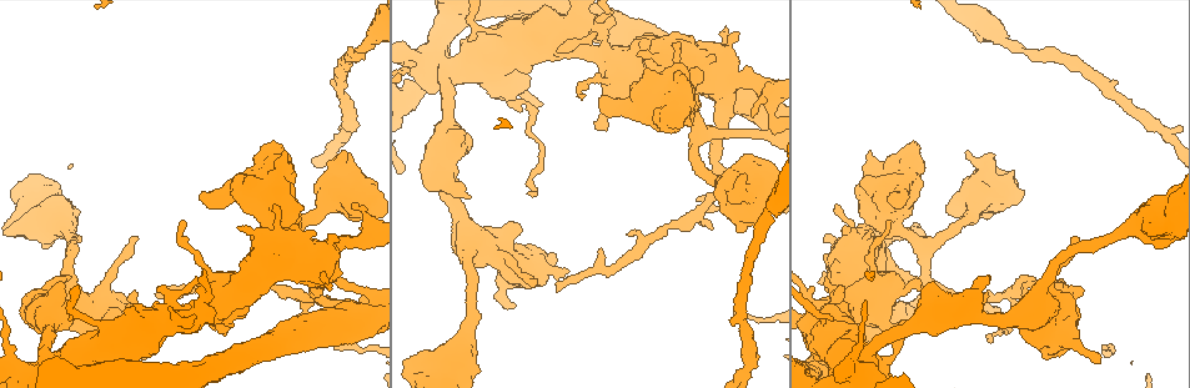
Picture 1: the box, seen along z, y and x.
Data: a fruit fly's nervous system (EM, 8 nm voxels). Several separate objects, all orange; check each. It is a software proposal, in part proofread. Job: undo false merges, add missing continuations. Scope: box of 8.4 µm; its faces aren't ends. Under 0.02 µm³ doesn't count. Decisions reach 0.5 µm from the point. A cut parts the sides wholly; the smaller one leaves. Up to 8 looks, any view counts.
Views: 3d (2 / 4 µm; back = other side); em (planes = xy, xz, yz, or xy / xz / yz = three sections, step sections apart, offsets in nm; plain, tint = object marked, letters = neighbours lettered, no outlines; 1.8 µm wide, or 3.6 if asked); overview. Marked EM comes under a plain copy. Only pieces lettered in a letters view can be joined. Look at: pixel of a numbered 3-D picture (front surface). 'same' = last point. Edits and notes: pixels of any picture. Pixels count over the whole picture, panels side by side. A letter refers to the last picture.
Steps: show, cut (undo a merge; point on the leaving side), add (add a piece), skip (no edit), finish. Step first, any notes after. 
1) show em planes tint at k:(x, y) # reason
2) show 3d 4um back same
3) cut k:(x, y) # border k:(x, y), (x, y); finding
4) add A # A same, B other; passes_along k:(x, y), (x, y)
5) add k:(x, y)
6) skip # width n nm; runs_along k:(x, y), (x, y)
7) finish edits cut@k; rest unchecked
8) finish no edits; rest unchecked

show 3d 2um back at 1:(359, 289) # sharp bend

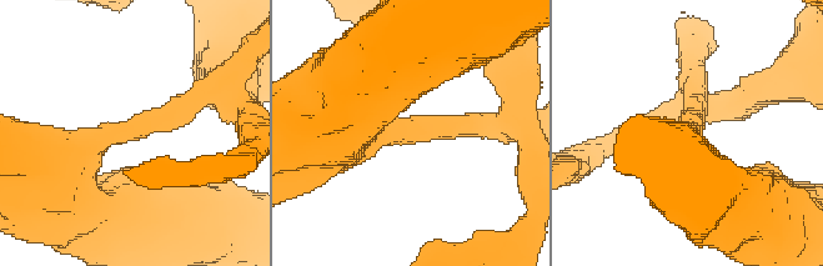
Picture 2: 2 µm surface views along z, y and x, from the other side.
show em yz step 8 tint at 2:(405, 122) # shape alone is not enough

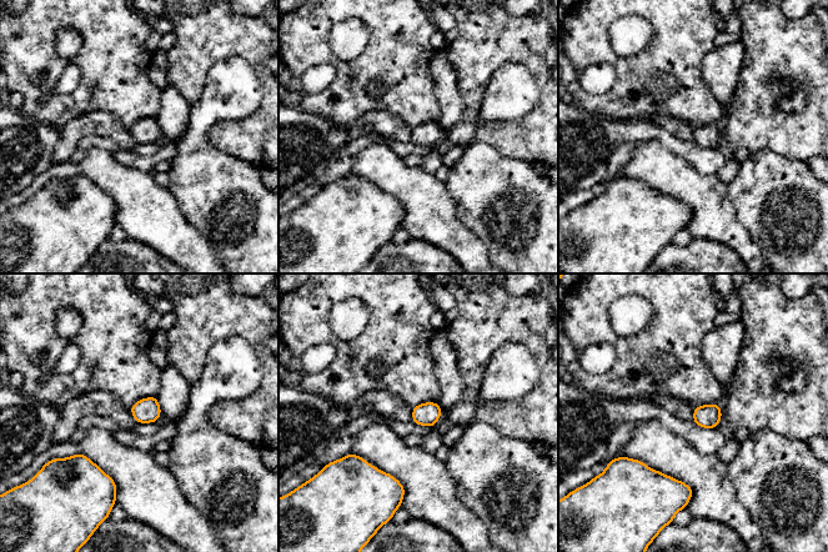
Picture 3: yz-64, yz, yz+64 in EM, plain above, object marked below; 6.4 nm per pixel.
show em planes letters same # another direction

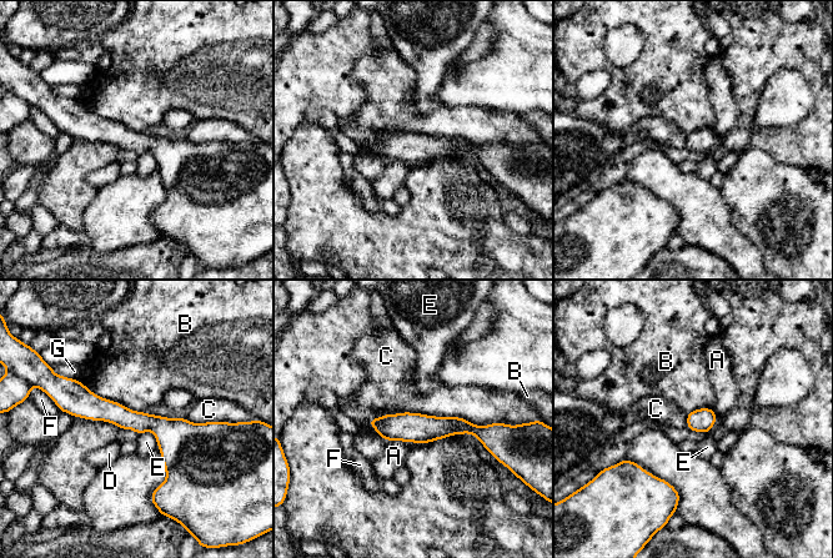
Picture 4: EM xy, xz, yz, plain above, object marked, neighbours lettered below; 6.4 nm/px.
skip # width 140 nm; A other, B other, C other, D other, E other, F other, G other; border 4:(369, 420), (422, 412), (500, 423); one cell here

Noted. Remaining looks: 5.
show 3d 4um at 1:(898, 229) # sudden change in width

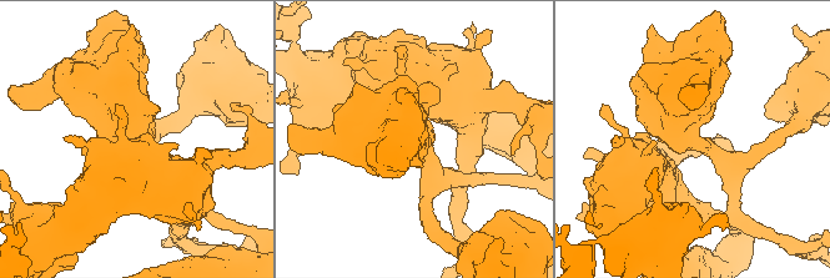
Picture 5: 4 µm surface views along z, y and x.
show em planes letters at 5:(135, 136) # need the tissue

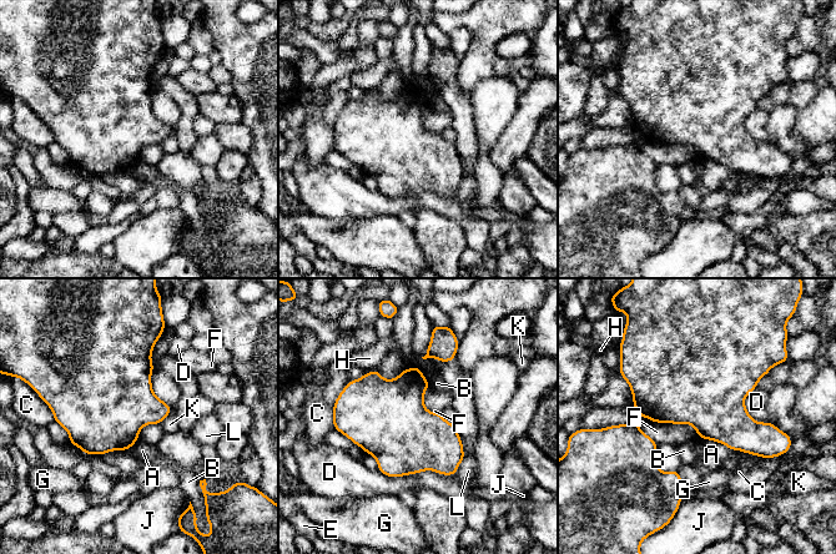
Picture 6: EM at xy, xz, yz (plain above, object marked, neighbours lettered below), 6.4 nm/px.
skip # longest_contact D 500 nm; A other, B other, C other, D other, E other, F other, G other, H other, J other, K other, L other; border 6:(658, 422), (689, 423), (699, 438); all the same cell

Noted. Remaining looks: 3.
show em planes letters at 1:(444, 84) # thick turns thin

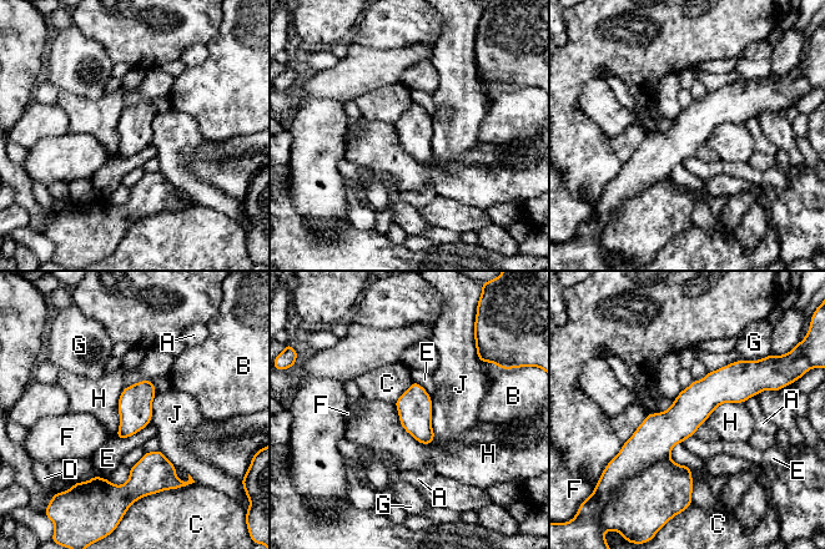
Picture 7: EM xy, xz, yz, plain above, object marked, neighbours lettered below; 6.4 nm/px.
skip # width 220 nm; A other, B other, C other, D other, E other, F other, G other, H other, J other; border 7:(393, 403), (410, 434), (434, 439); all the same cell

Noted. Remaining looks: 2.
show 3d 4um at 1:(573, 24) # abrupt turn

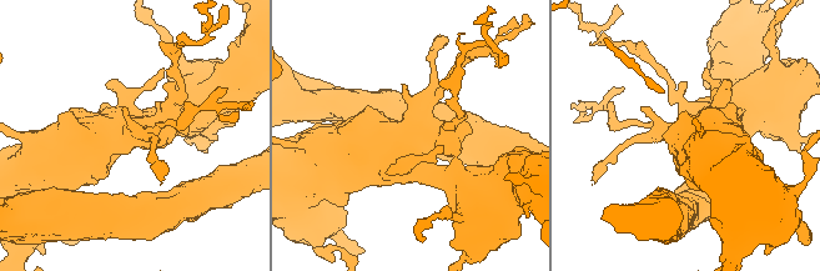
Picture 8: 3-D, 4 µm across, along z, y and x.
show em 3.6um planes letters at 8:(408, 137)

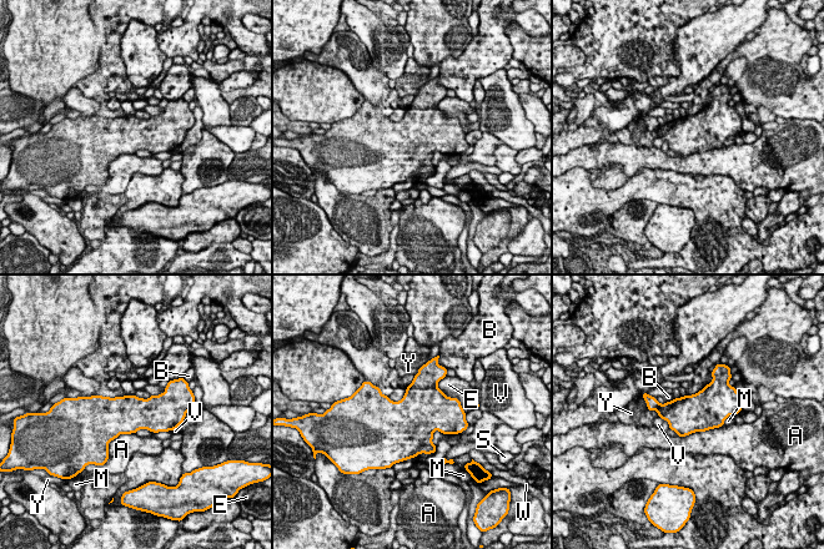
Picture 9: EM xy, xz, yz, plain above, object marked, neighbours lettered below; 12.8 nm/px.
skip # A other, B other, E other, M other, S other, V other, W other, Y other; border 9:(723, 424), (678, 437); continuous, no second cell

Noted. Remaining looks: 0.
finish no edits; rest unchecked

